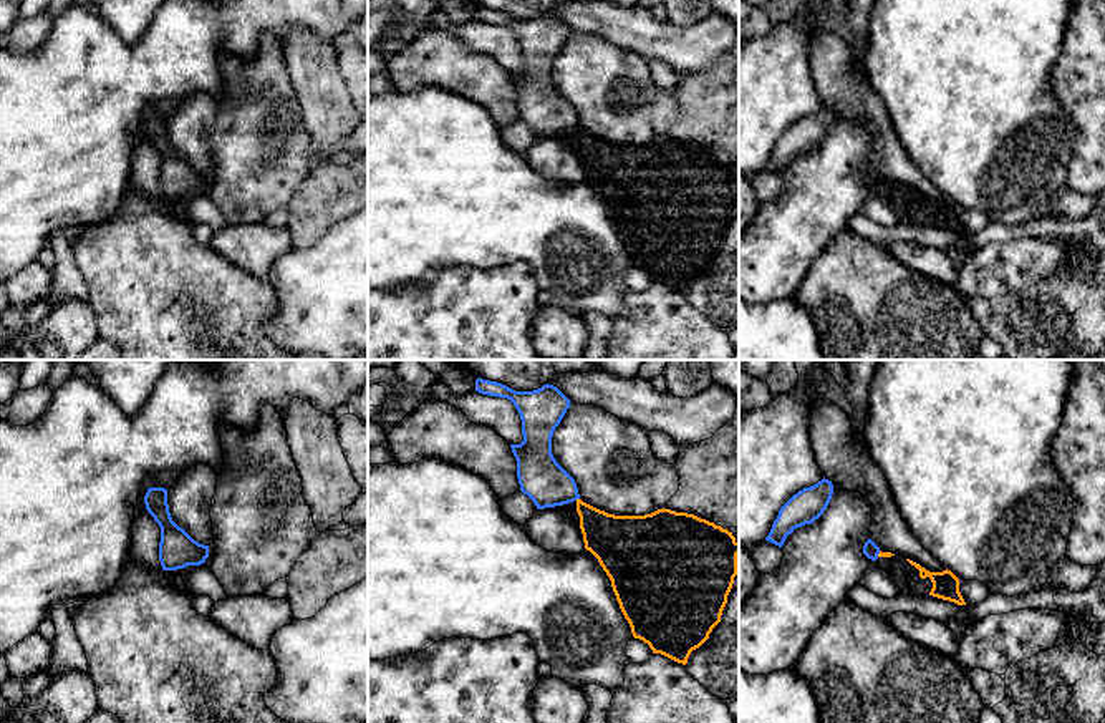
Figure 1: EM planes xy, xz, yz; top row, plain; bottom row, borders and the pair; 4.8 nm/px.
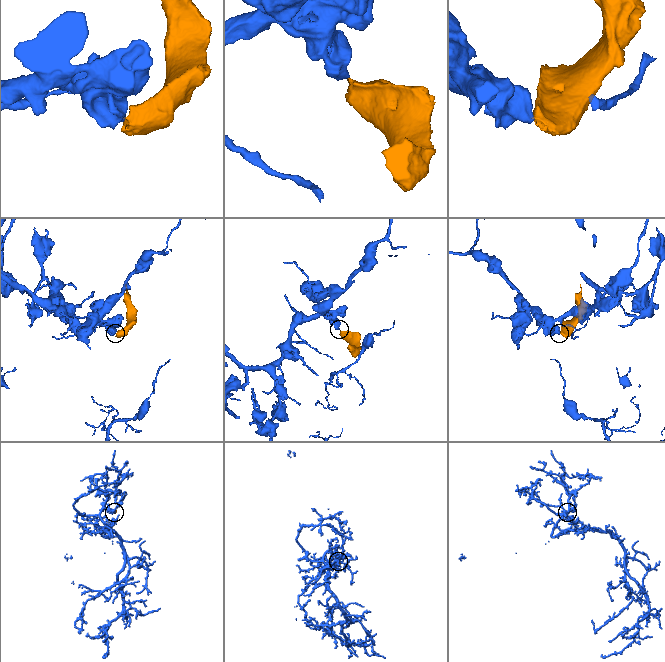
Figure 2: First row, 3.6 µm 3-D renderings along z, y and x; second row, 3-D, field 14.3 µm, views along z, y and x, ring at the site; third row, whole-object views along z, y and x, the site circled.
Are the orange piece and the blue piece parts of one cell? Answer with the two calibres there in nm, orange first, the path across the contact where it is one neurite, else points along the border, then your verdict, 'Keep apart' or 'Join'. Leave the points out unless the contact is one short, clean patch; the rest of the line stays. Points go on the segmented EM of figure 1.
Thickness 30 nm (orange) against 80 nm. Boundary: yz (880, 551), (877, 556). Keep apart

